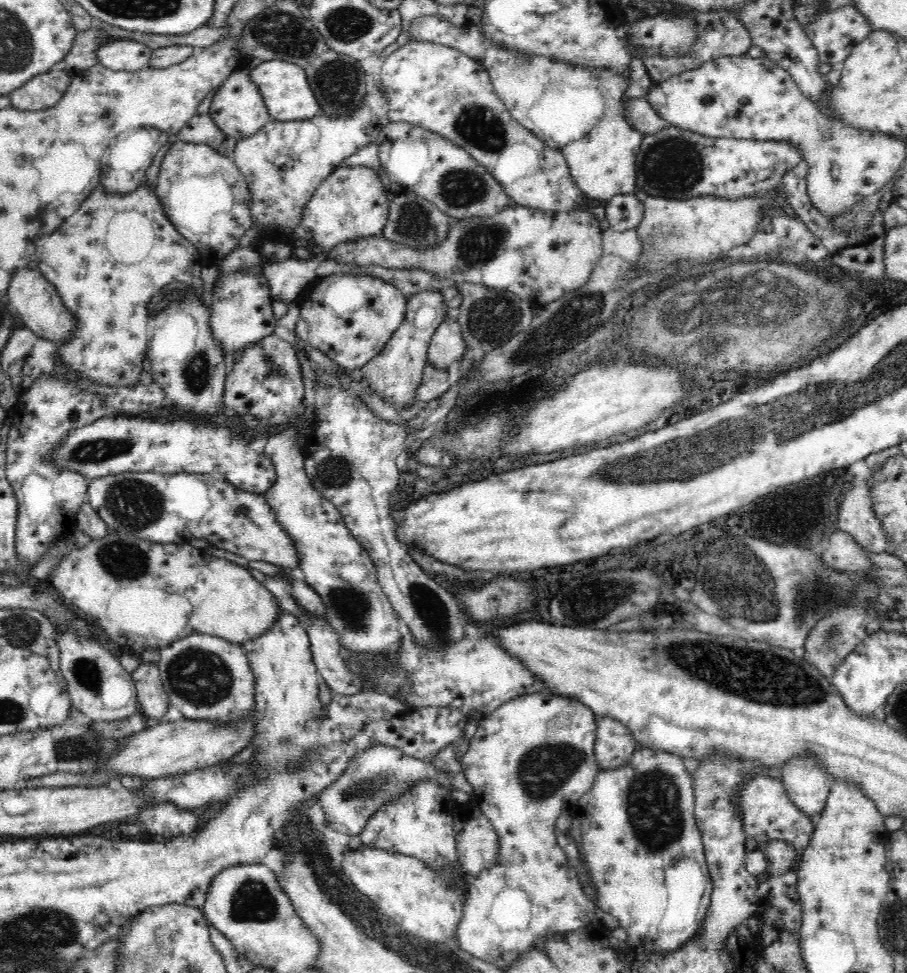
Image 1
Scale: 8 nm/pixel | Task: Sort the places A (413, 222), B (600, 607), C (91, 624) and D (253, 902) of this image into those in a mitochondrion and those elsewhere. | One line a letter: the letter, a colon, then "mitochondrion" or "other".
A: mitochondrion
B: mitochondrion
C: other
D: mitochondrion

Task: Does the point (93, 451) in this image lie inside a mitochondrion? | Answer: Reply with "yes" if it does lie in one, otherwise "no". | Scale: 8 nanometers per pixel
yes

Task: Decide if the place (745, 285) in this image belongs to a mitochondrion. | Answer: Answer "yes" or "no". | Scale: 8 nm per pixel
yes

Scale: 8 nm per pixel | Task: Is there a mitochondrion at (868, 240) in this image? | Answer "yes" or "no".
no

